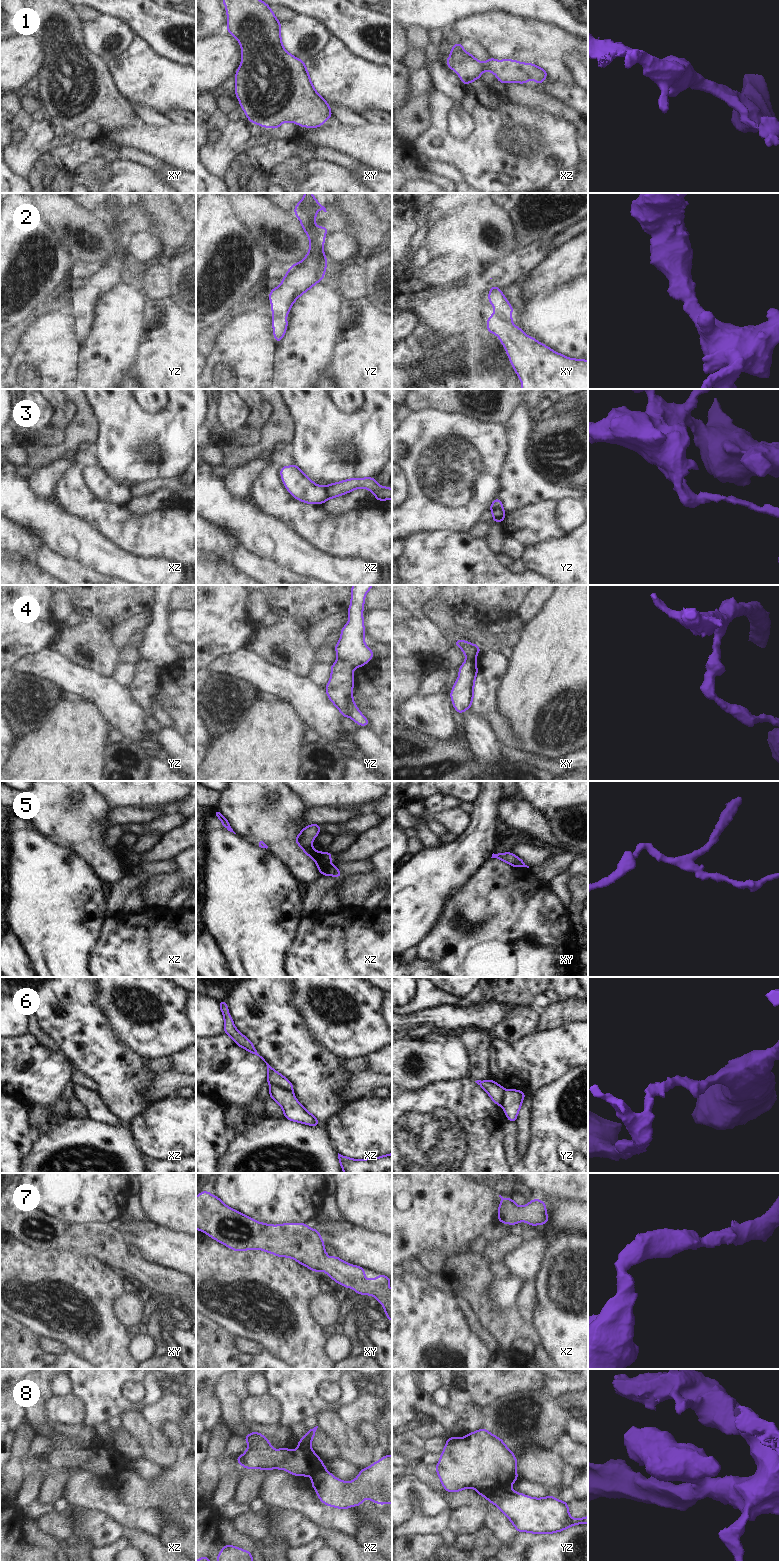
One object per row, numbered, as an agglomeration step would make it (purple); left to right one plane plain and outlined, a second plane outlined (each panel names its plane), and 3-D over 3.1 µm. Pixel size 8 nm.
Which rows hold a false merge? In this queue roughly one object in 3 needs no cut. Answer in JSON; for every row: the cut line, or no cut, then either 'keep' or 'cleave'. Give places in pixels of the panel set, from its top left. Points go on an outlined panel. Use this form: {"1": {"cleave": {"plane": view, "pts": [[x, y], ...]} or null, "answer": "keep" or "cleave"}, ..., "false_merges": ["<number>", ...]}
{"1": {"cleave": null, "answer": "keep"}, "2": {"cleave": null, "answer": "keep"}, "3": {"cleave": {"plane": "xz", "pts": [[325, 487], [329, 498]]}, "answer": "cleave"}, "4": {"cleave": {"plane": "yz", "pts": [[338, 659], [347, 662], [353, 668]]}, "answer": "cleave"}, "5": {"cleave": {"plane": "xz", "pts": [[328, 863], [320, 866]]}, "answer": "cleave"}, "6": {"cleave": {"plane": "xz", "pts": [[270, 1084], [277, 1085], [293, 1093]]}, "answer": "cleave"}, "7": {"cleave": null, "answer": "keep"}, "8": {"cleave": {"plane": "yz", "pts": [[509, 1486], [499, 1488], [493, 1494], [490, 1501]]}, "answer": "cleave"}, "false_merges": ["3", "4", "5", "6", "8"]}

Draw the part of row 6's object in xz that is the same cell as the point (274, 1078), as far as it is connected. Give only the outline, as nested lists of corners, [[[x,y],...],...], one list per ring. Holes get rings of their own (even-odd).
[[[224,1000],[218,1002],[221,1012],[224,1016],[224,1033],[228,1034],[234,1042],[237,1043],[241,1048],[246,1049],[252,1054],[259,1056],[267,1065],[267,1082],[270,1085],[278,1086],[282,1089],[293,1092],[292,1083],[283,1075],[274,1070],[265,1059],[257,1053],[256,1048],[253,1046],[252,1042],[247,1039],[242,1033],[240,1033],[233,1023],[233,1019],[229,1015],[229,1009]]]

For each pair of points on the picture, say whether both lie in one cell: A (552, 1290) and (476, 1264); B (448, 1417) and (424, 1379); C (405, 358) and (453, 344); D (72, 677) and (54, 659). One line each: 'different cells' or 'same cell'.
A: different cells
B: different cells
C: same cell
D: same cell

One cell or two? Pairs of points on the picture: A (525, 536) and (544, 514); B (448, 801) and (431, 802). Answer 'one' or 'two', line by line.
A: one
B: one

